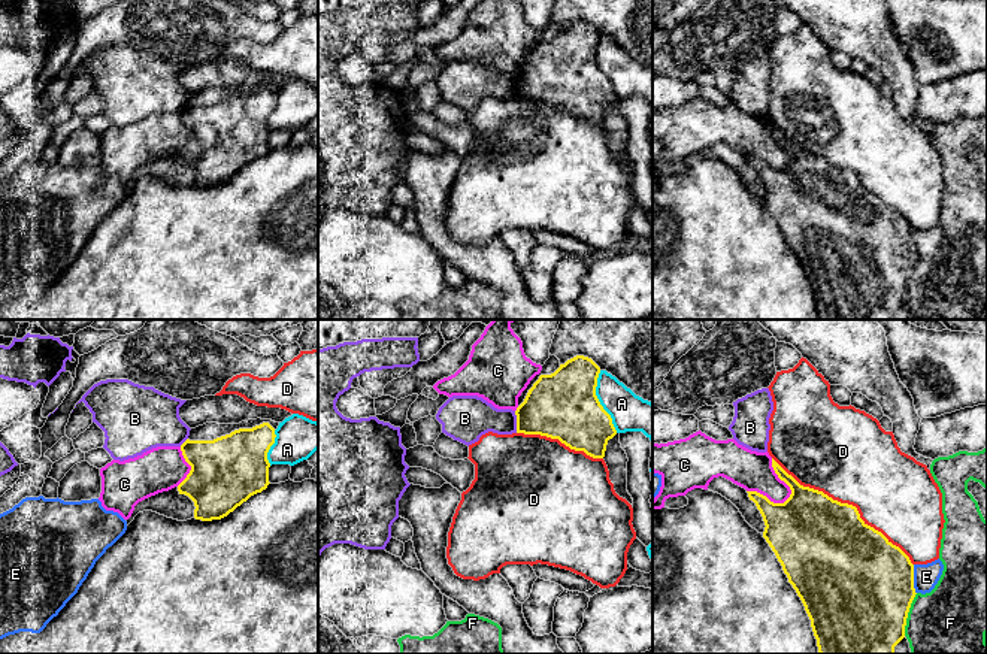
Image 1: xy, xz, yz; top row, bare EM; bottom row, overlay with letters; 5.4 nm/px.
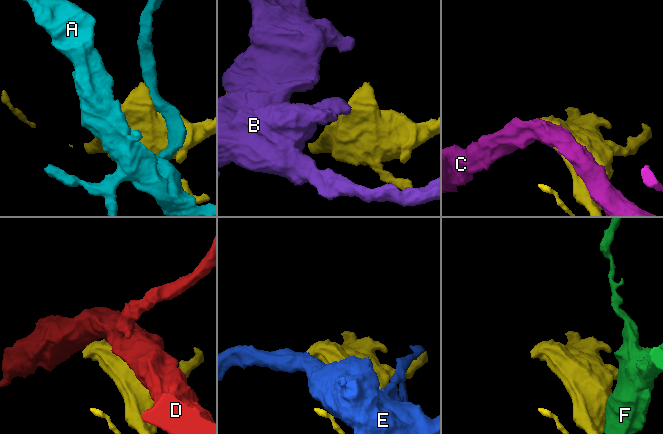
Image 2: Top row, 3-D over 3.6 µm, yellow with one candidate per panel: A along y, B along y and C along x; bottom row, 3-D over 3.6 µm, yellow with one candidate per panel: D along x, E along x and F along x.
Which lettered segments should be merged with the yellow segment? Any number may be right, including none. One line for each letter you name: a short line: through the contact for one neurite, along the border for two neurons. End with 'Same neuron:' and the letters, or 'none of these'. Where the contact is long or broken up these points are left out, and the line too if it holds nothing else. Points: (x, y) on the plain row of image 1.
Same neuron: none of these

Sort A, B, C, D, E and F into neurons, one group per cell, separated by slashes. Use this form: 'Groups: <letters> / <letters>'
Groups: A / B / C / D / E / F

